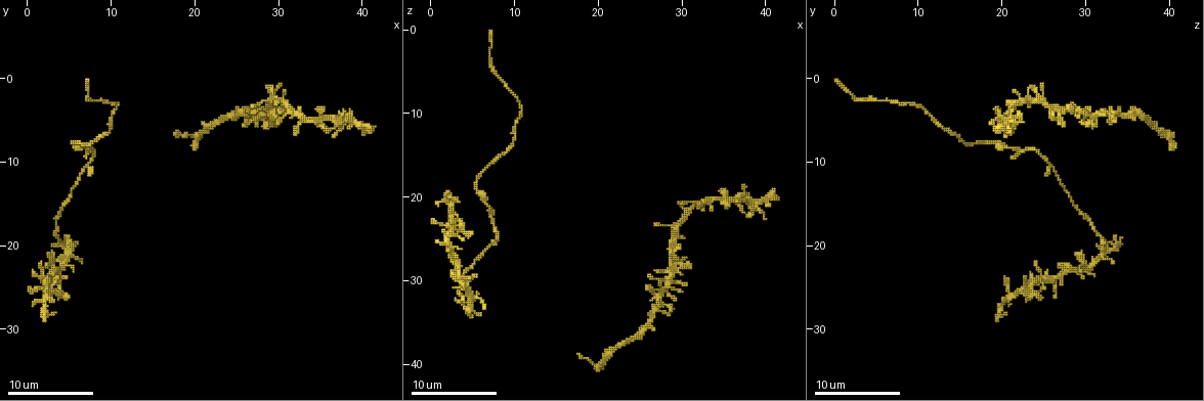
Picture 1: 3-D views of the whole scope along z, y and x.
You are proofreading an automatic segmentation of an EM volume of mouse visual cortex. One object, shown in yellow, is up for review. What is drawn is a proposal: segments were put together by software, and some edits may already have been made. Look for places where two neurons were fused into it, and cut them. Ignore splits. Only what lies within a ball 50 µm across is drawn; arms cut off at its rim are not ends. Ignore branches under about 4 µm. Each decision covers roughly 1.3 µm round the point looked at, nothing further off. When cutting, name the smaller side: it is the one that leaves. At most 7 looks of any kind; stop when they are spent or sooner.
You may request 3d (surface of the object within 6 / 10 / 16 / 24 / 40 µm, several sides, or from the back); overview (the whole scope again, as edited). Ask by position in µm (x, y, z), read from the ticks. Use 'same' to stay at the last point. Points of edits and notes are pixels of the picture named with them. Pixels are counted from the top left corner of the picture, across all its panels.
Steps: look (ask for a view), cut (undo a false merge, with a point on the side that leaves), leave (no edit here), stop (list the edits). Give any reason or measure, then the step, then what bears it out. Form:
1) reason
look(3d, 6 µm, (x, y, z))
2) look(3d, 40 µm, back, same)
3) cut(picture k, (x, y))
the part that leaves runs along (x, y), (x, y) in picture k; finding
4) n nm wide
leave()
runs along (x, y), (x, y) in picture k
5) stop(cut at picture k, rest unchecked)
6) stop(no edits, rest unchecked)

thick turns thin
look(3d, 16 µm, (8.2, 2.4, 5.4))

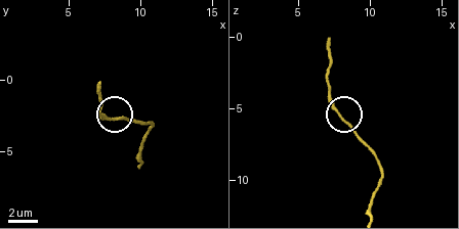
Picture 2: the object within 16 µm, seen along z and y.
leave()
runs along (371, 211), (380, 164), (332, 101), (328, 84) in picture 2; one neuron here

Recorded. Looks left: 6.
two arms in line, one across
look(3d, 10 µm, (7.8, 9.6, 25.2))

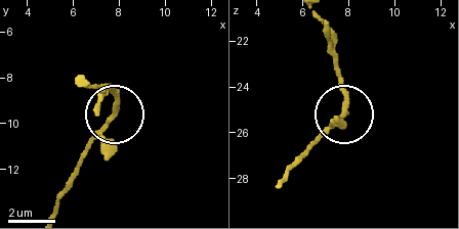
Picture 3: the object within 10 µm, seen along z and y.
zoom in
look(3d, 6 µm, (7.8, 9.7, 25.3))

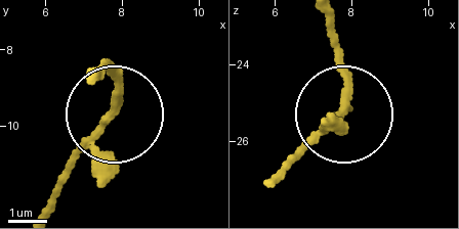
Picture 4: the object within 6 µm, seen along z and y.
3 arms
leave()
all the same neuron

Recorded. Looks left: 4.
thin neck
look(3d, 6 µm, (9.6, 6.2, 13.4))

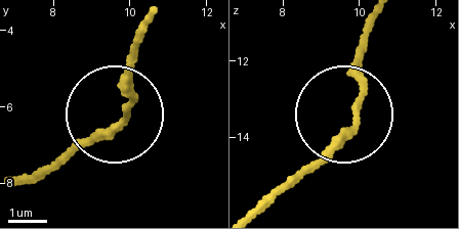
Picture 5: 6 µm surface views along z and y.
leave()
continuous, no second neuron

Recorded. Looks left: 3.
thick turns thin
look(3d, 10 µm, (5.6, 8.0, 19.2))

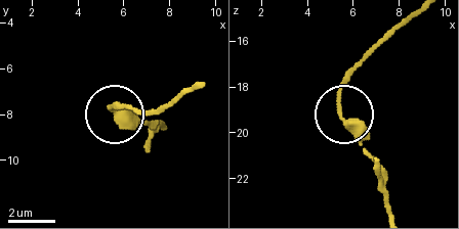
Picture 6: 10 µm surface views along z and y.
look(3d, 10 µm, back, same)

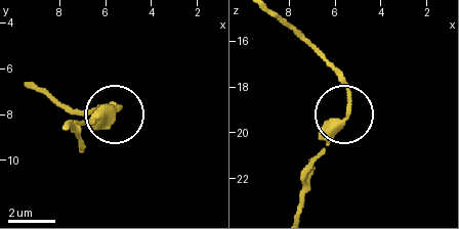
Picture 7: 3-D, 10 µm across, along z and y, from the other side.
300 nm wide
leave()
continuous, no second neuron

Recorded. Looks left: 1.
stop(no edits, rest unchecked)

